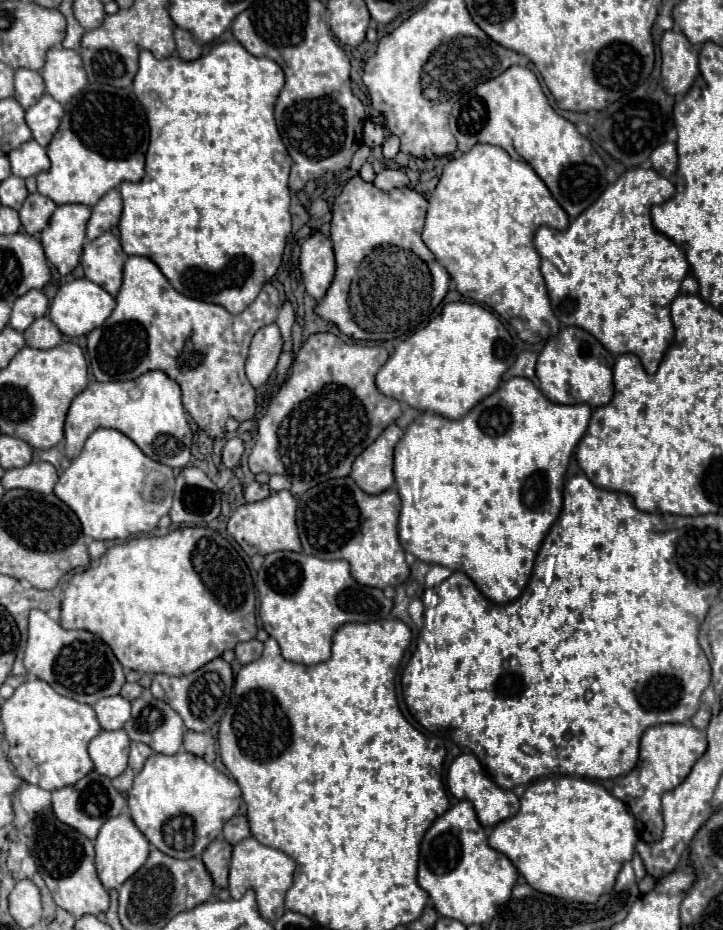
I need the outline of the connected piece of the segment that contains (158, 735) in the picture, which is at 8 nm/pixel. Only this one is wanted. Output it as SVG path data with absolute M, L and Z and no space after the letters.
M156 701L154 703L160 713L162 713L162 723L154 729L154 731L144 731L136 727L136 721L130 719L126 723L126 731L128 737L132 741L140 741L150 745L156 753L164 753L164 755L174 755L182 749L182 739L184 739L184 723L180 719L180 715L166 703Z

